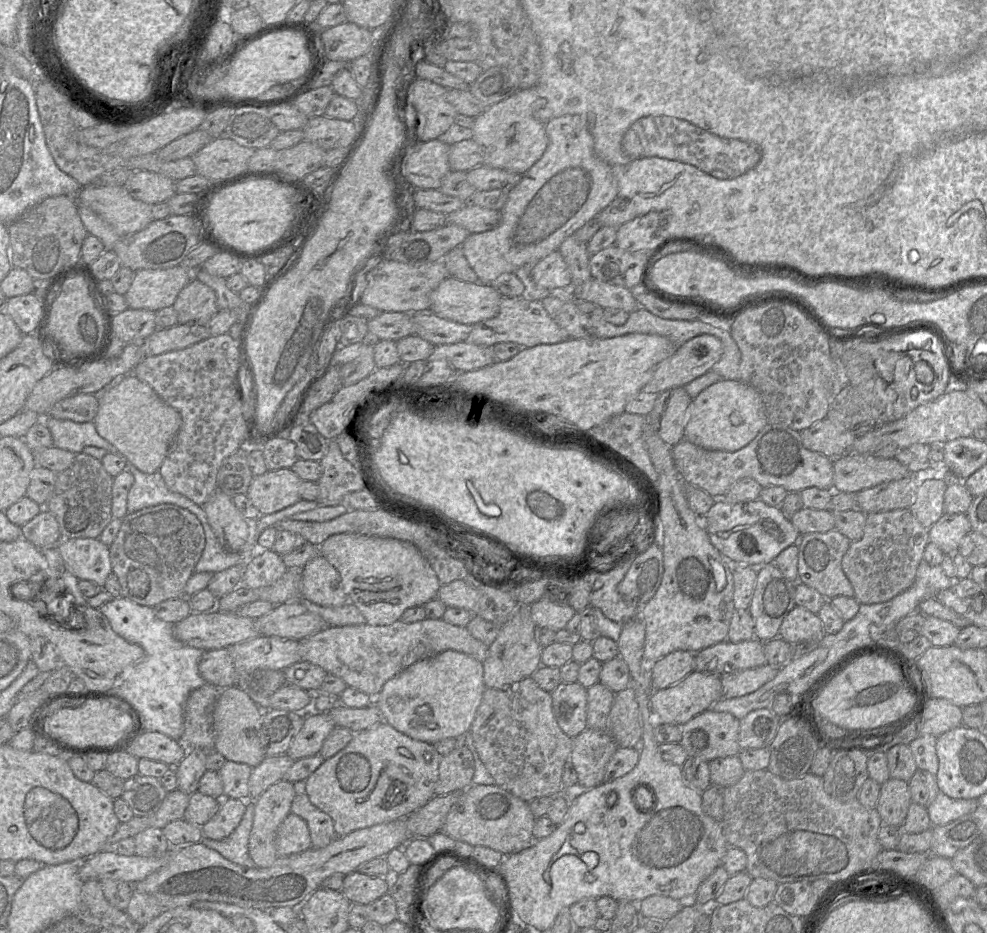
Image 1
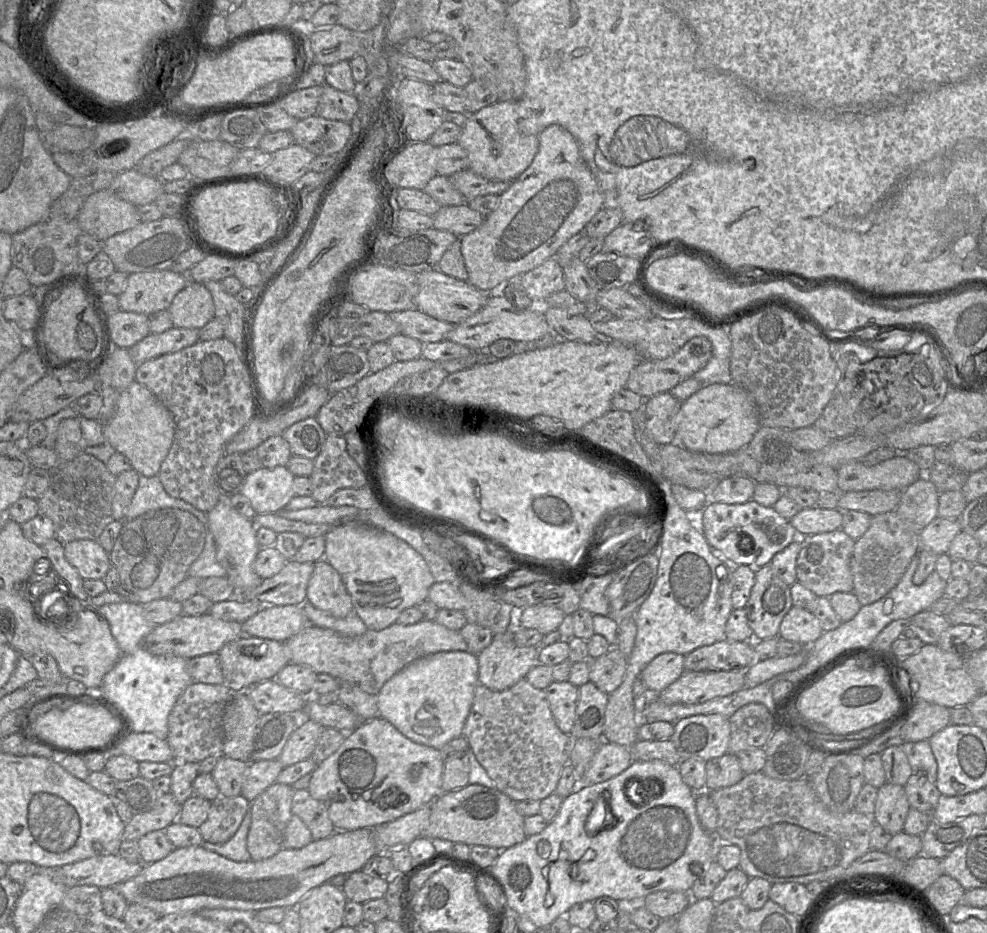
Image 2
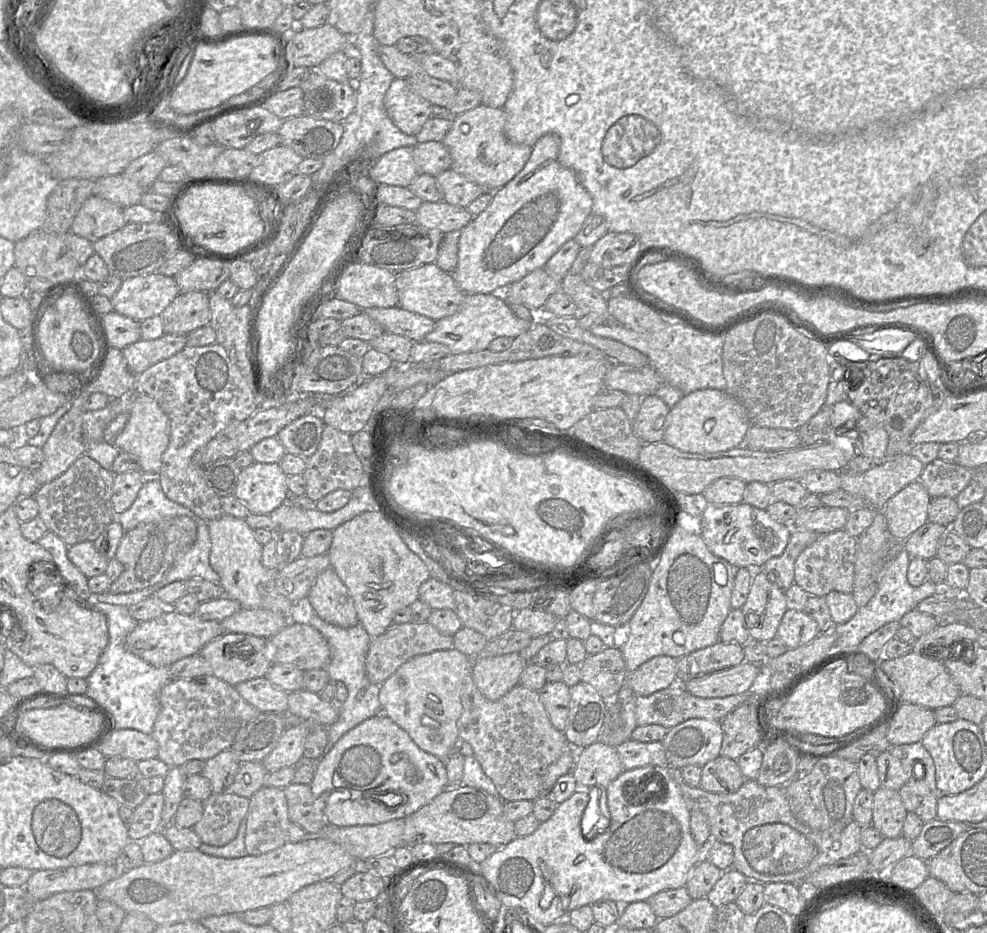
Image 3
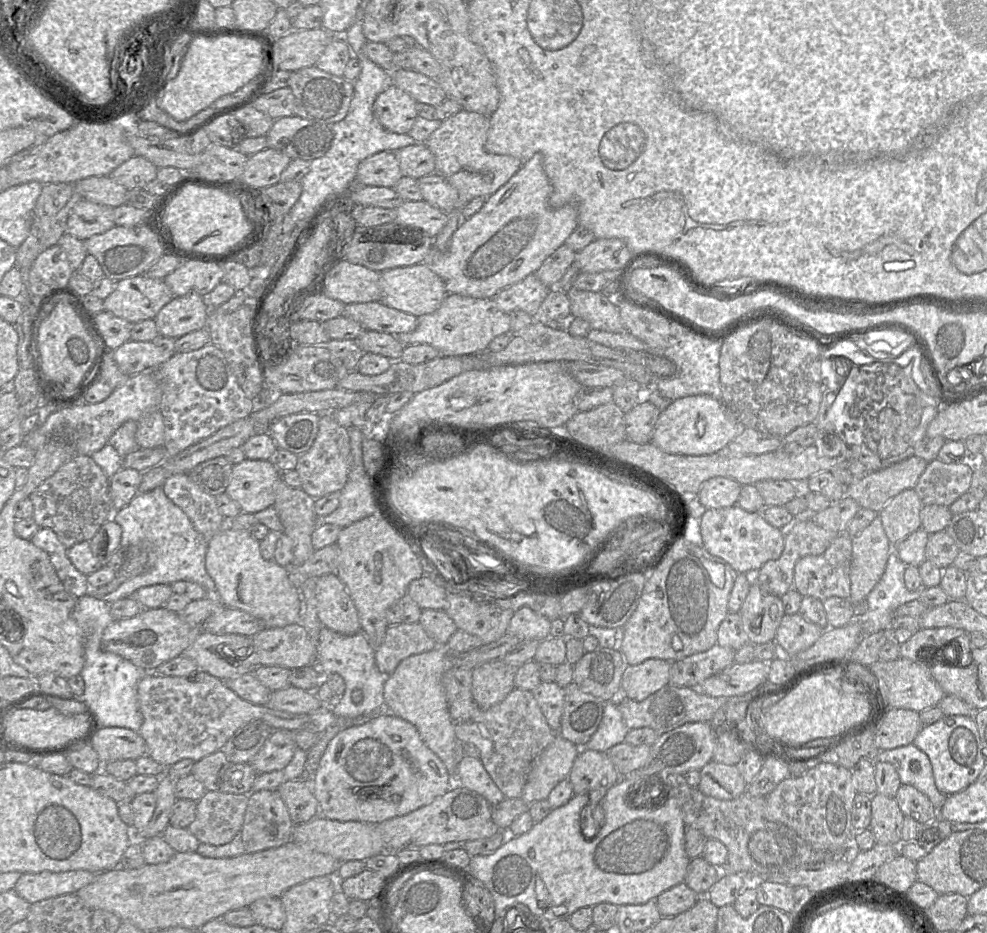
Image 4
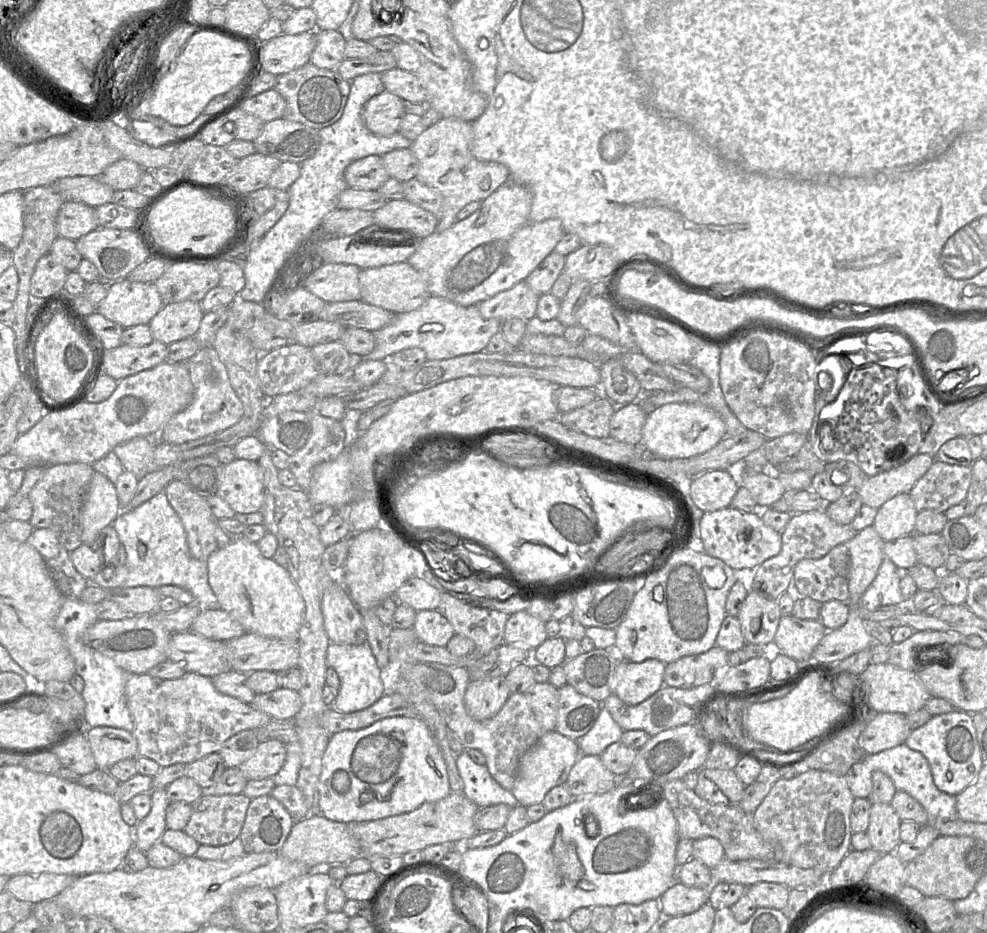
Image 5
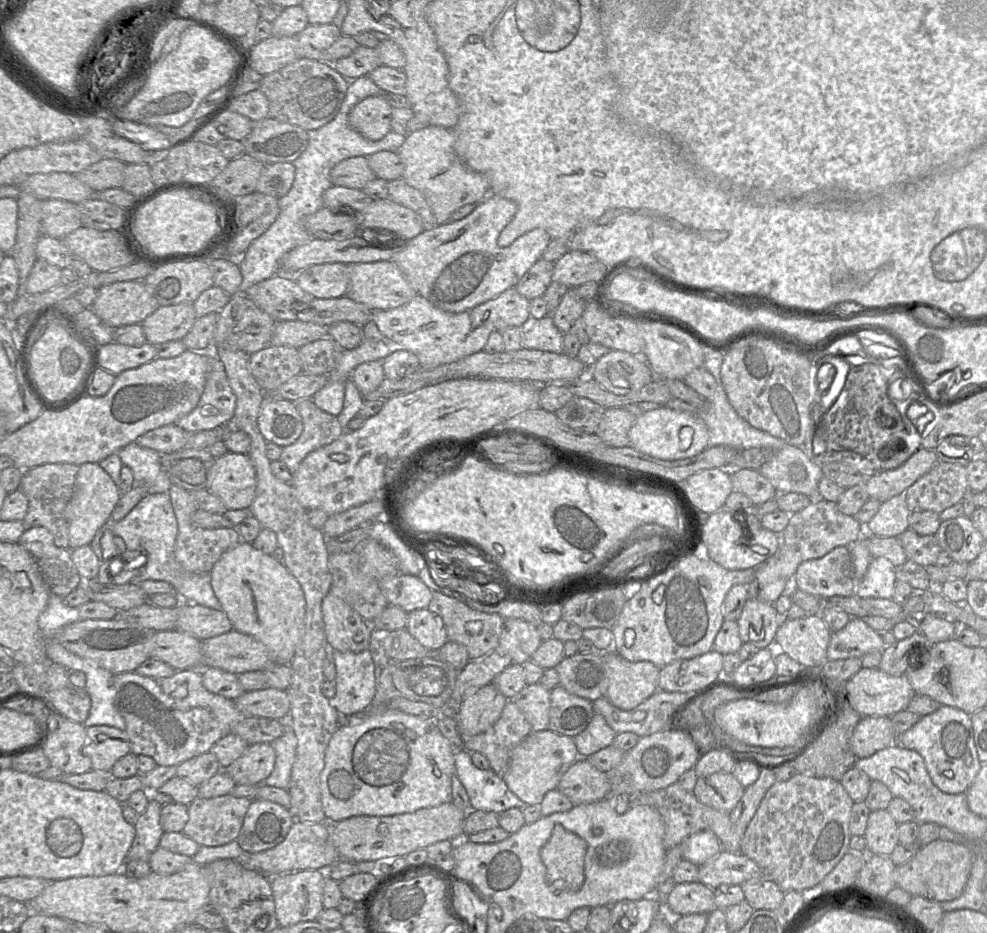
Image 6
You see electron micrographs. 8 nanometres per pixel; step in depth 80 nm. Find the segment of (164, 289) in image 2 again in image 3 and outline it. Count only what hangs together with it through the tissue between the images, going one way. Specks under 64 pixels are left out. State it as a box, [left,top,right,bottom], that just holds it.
[110,272,179,322]

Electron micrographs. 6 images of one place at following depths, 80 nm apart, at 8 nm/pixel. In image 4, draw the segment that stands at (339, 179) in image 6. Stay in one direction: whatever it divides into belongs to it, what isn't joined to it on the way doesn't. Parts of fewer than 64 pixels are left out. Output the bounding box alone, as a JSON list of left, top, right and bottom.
[356,151,402,188]

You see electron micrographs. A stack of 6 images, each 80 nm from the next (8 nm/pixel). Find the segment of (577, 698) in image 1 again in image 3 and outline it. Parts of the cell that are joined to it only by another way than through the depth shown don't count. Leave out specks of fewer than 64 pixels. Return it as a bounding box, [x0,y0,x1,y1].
[538,681,570,732]

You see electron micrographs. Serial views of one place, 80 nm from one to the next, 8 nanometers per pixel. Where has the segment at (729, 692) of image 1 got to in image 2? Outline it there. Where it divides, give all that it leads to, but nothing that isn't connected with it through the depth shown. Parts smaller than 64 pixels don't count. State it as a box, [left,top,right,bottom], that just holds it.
[745,648,805,688]

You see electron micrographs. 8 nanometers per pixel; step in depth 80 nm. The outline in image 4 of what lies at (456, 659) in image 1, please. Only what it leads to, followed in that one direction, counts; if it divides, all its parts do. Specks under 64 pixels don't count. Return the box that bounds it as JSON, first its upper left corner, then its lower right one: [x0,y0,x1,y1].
[384,646,457,783]

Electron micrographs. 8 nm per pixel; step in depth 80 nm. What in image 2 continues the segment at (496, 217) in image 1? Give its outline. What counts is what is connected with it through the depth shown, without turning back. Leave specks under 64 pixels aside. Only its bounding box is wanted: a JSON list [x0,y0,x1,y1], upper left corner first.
[433,203,485,237]

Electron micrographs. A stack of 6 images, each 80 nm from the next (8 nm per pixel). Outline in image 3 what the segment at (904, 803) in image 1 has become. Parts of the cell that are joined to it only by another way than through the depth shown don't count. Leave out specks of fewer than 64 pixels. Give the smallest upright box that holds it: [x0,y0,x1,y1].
[872,787,907,838]

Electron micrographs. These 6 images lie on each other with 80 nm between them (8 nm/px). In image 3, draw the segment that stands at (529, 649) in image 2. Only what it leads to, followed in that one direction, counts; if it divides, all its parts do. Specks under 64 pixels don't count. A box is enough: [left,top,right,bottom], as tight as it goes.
[472,652,528,701]

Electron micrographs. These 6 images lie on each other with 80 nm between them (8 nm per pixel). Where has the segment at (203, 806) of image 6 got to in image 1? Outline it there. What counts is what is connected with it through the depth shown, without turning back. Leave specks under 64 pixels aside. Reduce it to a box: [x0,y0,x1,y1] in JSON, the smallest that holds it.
[201,798,246,841]

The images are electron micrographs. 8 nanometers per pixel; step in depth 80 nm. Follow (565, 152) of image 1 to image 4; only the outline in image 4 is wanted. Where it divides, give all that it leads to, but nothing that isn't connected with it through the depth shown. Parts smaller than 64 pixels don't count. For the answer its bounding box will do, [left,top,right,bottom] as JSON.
[422,153,578,299]

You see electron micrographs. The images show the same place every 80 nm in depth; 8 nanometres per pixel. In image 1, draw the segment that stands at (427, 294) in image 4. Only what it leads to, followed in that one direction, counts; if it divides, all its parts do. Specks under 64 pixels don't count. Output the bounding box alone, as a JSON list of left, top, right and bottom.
[430,277,502,325]

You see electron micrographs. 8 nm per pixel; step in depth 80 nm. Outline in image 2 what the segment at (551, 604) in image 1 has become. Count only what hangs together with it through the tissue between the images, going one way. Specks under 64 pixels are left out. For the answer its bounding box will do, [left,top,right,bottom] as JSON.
[517,605,566,634]

